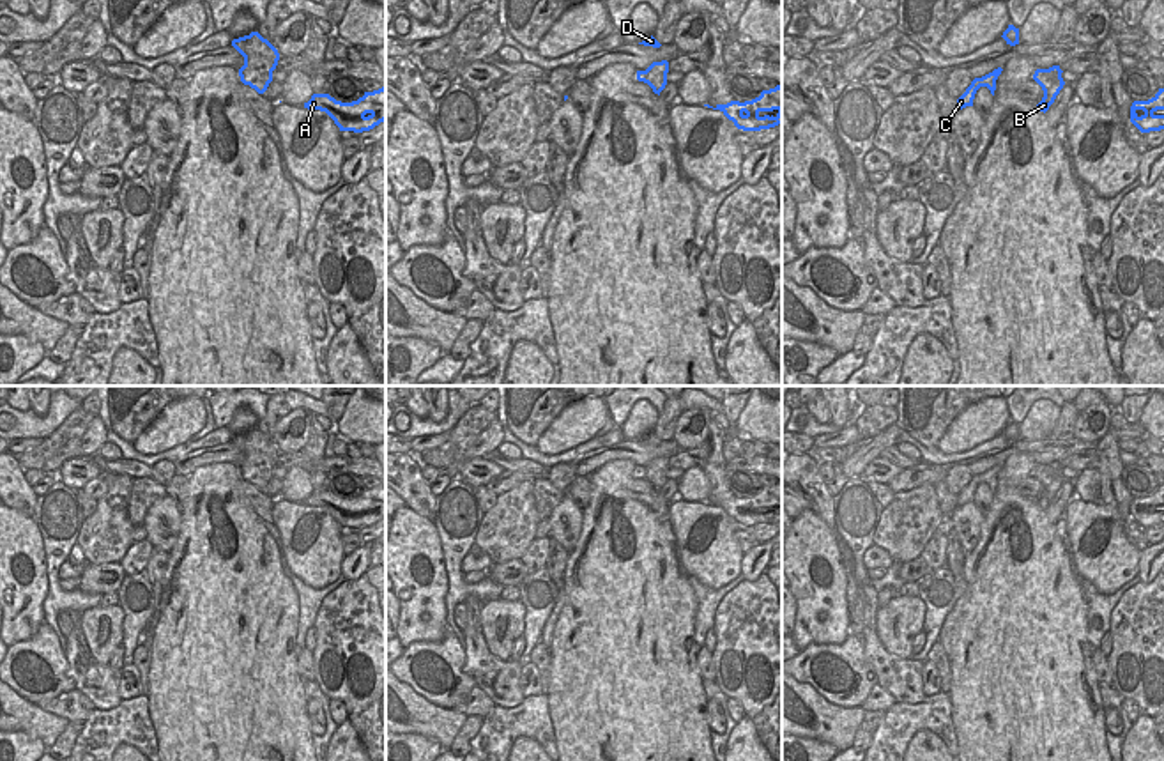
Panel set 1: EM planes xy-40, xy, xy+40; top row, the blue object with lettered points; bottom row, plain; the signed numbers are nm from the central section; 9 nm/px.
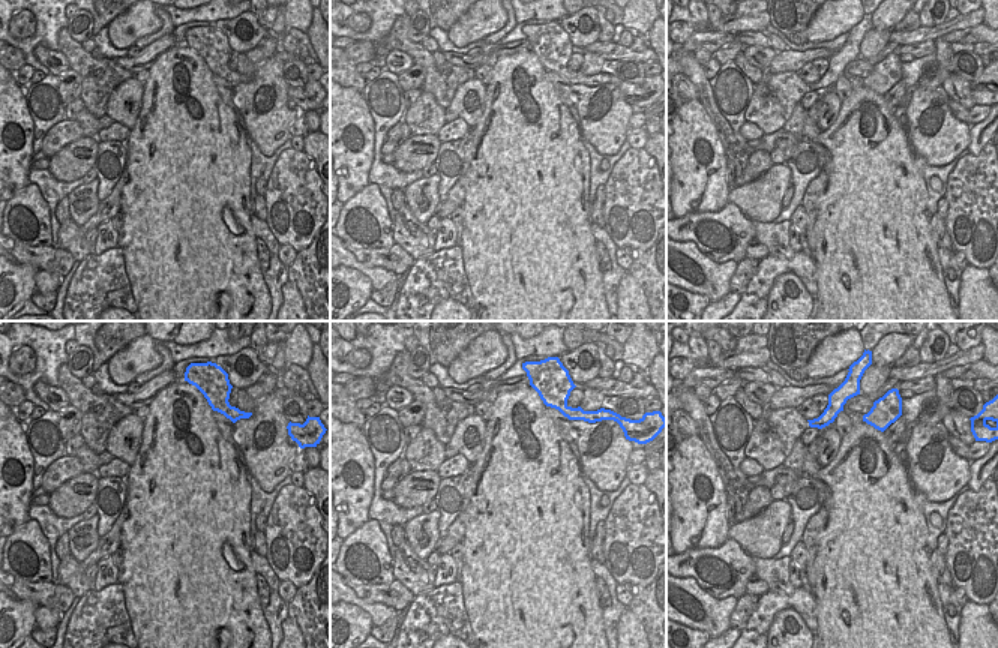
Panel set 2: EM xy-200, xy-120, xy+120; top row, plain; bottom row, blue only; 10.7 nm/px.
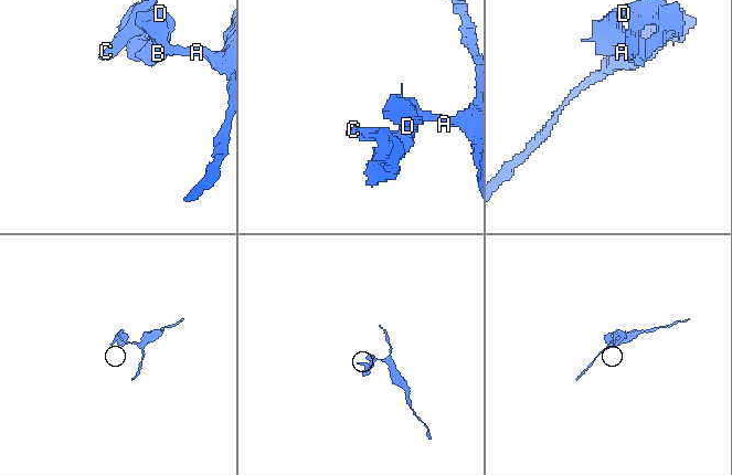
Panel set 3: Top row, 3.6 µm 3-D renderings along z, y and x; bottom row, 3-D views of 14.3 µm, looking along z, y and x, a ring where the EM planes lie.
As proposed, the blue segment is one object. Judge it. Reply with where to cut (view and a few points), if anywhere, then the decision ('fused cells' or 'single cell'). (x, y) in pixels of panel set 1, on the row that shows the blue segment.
xy+40 (1049, 68), (1060, 76) | fused cells

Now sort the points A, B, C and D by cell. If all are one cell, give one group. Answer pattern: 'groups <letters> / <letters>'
groups A D / B C

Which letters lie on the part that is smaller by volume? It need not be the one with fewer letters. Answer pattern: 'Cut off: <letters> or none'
Cut off: B, C

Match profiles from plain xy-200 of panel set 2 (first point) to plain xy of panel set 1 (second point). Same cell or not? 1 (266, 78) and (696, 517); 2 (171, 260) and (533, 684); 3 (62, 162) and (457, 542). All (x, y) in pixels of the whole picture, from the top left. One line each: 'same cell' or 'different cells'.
1: same cell
2: different cells
3: different cells

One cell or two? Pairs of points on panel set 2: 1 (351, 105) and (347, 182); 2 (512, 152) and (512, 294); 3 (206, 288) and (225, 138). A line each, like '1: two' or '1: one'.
1: one
2: one
3: one

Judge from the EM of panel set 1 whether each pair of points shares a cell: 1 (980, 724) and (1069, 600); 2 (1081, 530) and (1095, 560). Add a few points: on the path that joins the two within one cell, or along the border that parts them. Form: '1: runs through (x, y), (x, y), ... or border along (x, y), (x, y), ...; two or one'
1: runs through (1002, 694), (1021, 675), (1021, 648), (1039, 630); one
2: runs through (1079, 538), (1078, 549), (1087, 556); one

